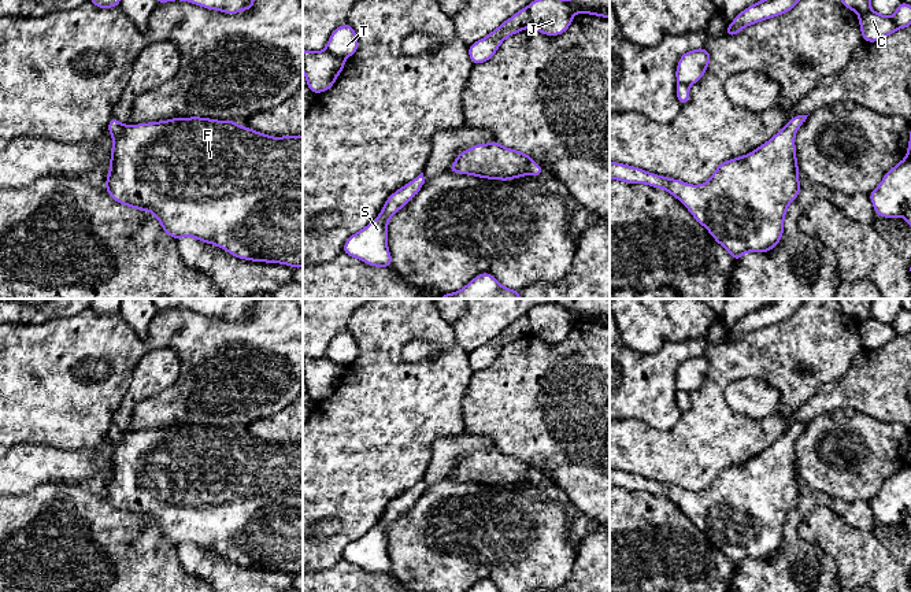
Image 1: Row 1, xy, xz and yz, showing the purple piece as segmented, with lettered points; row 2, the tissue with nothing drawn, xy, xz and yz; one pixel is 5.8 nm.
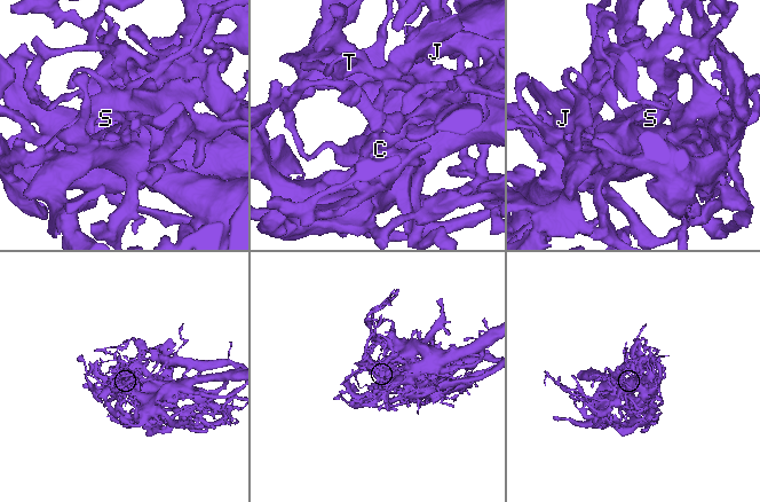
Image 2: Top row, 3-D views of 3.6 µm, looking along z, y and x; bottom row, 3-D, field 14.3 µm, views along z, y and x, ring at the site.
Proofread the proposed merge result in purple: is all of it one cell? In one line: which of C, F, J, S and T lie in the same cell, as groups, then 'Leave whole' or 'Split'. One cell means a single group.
Groups: C F J S T. Leave whole

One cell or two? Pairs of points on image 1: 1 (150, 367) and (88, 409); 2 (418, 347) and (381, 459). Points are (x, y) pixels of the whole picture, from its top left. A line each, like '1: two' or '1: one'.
1: two
2: two

